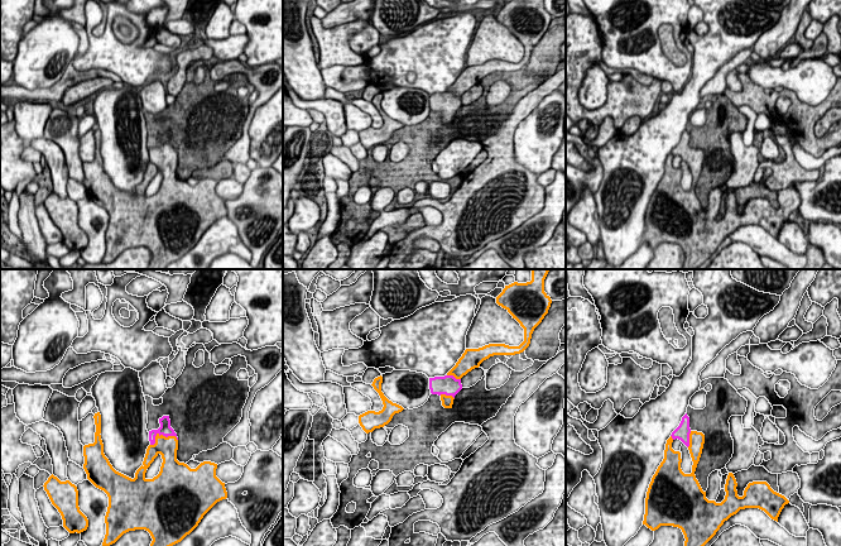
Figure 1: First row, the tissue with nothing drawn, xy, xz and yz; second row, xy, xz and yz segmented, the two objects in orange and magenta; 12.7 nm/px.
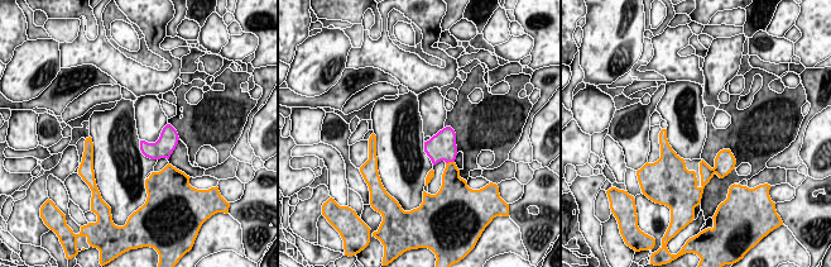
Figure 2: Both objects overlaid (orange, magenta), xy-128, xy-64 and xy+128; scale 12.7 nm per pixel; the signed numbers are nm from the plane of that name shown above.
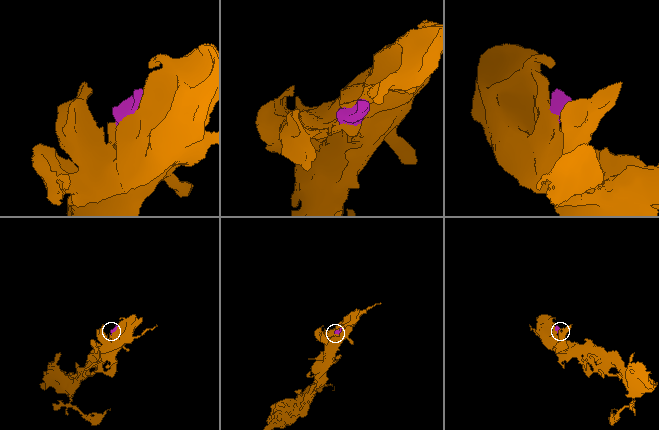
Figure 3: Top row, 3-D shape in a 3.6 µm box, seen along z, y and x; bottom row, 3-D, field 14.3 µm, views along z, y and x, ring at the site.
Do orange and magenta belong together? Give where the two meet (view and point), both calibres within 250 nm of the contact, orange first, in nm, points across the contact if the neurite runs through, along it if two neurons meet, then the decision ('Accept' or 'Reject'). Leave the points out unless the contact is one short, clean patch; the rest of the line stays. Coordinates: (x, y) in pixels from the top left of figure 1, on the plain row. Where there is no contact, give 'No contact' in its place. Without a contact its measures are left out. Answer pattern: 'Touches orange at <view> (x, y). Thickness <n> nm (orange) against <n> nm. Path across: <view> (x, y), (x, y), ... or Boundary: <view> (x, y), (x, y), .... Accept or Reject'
Touches orange at xy (162, 152). Thickness 260 nm (orange) against 160 nm. Accept

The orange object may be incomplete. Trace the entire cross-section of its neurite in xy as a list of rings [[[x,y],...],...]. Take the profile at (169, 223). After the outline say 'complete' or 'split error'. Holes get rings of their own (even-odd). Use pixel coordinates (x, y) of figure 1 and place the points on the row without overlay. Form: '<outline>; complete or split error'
[[[100,129],[95,130],[93,135],[96,142],[95,159],[83,163],[83,186],[87,196],[109,214],[105,233],[106,252],[102,263],[115,260],[129,248],[145,246],[153,255],[148,269],[165,269],[189,252],[217,219],[227,215],[225,200],[216,193],[217,181],[203,178],[196,186],[191,186],[187,181],[177,177],[178,154],[170,144],[169,133],[159,135],[160,144],[158,147],[149,148],[150,162],[134,196],[112,185],[104,171]],[[159,171],[163,176],[160,188],[153,196],[146,196],[146,186]]]; split error

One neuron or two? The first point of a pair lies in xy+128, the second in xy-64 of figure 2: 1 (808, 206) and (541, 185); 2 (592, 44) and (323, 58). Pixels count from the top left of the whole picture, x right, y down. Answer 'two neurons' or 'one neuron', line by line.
1: one neuron
2: one neuron

